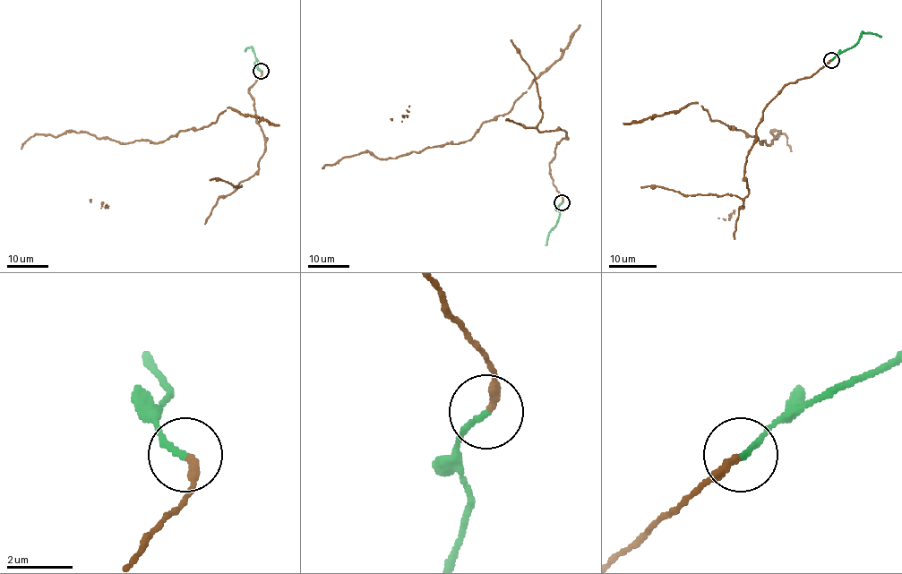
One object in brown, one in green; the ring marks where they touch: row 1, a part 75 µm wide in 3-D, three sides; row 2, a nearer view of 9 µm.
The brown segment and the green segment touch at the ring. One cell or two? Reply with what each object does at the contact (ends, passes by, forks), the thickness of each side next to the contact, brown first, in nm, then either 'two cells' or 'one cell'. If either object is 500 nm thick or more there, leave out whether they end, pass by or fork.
brown ends | green ends | 280/190 nm | one cell

